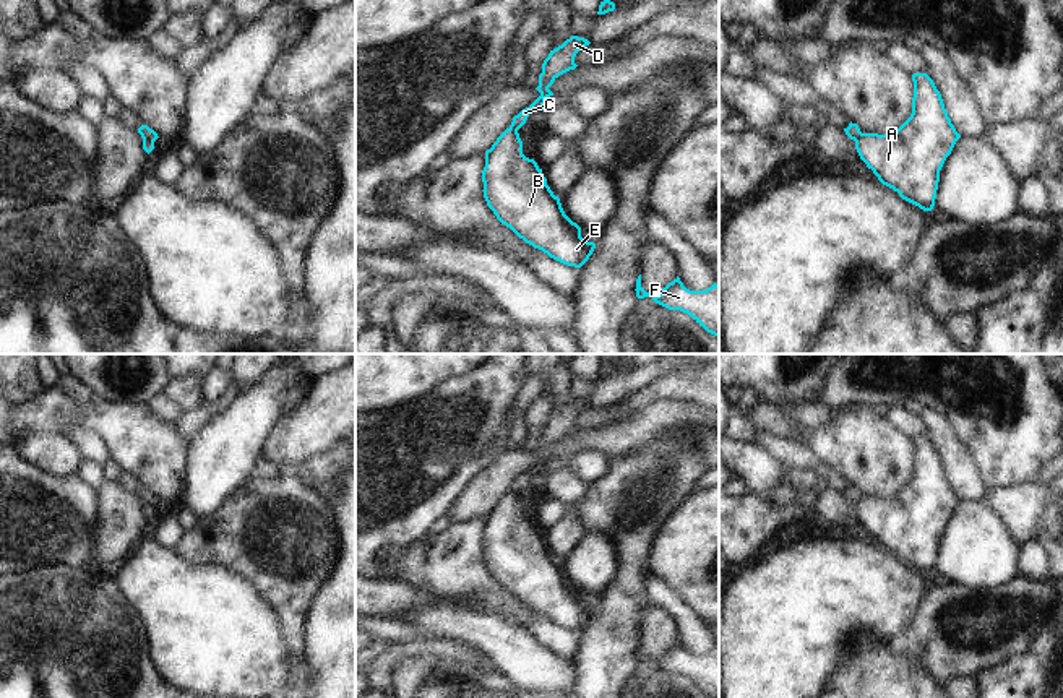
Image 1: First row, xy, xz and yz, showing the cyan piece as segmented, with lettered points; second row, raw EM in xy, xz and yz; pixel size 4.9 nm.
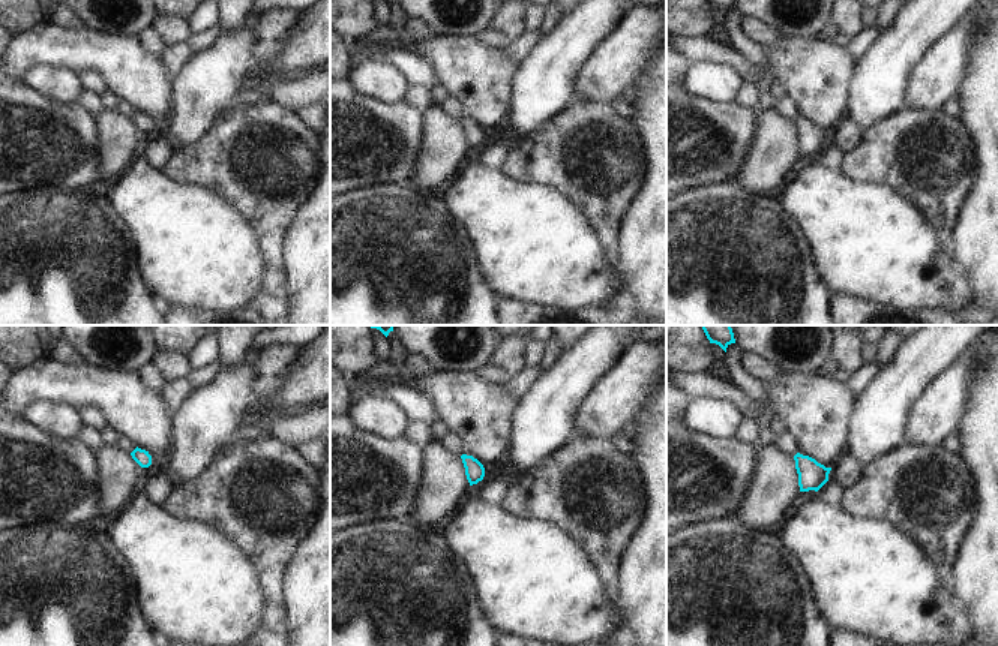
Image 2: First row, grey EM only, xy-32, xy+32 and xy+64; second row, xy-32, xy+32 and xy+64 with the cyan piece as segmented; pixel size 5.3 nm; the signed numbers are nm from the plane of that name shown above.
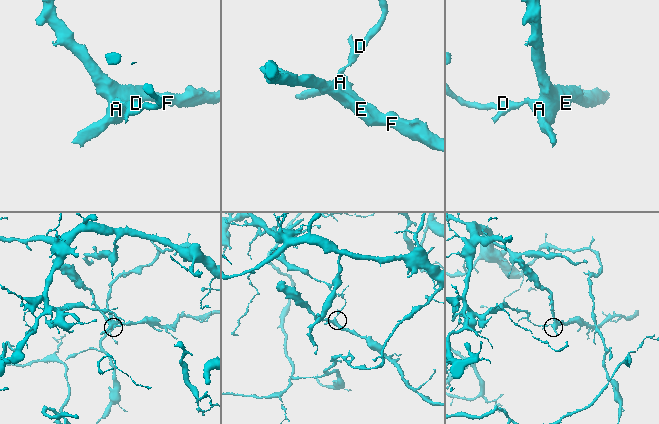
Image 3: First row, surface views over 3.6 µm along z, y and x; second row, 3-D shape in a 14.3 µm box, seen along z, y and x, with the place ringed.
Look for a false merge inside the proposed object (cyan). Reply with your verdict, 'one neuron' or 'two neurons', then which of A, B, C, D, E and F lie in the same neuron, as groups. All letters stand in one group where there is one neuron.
two neurons | A B E F / C D

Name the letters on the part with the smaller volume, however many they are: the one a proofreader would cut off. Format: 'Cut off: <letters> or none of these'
Cut off: A, B, E, F

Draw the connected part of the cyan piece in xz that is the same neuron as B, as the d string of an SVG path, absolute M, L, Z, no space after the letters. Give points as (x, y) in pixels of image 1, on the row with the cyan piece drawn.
M506 128L492 148L485 151L482 182L487 206L501 224L510 227L526 243L568 266L581 268L589 260L596 243L581 237L581 227L565 214L560 198L547 185L542 169L534 159L523 154L523 141L518 130Z

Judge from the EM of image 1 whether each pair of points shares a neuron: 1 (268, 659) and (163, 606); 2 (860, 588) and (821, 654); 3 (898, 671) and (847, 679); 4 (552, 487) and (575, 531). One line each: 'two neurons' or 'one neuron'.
1: one neuron
2: one neuron
3: one neuron
4: one neuron

